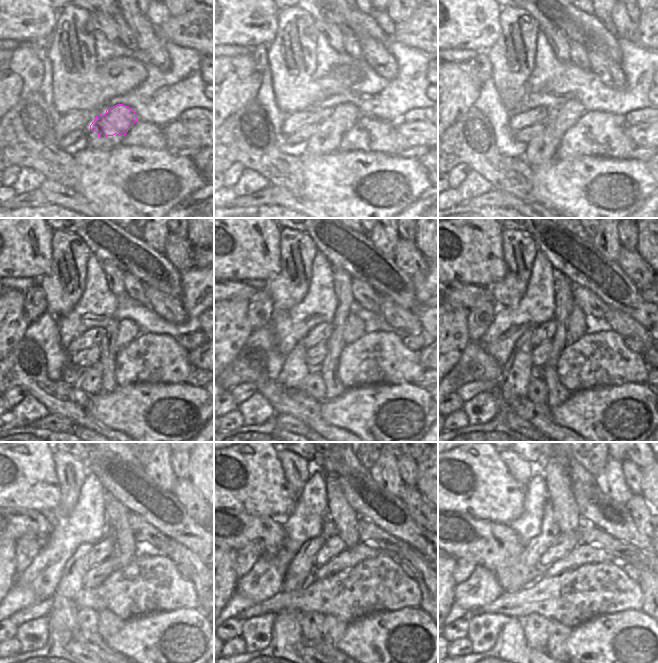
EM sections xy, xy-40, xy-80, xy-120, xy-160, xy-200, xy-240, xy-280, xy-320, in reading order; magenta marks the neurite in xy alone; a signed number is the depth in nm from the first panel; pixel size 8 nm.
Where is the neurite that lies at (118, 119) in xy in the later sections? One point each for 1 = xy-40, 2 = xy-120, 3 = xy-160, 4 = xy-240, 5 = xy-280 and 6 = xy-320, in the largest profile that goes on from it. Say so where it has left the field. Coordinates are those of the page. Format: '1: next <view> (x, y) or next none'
1: next xy-40 (340, 119)
2: next xy-120 (127, 330)
3: next xy-160 (353, 327)
4: next xy-240 (117, 514)
5: next xy-280 (344, 518)
6: next xy-320 (555, 466)

